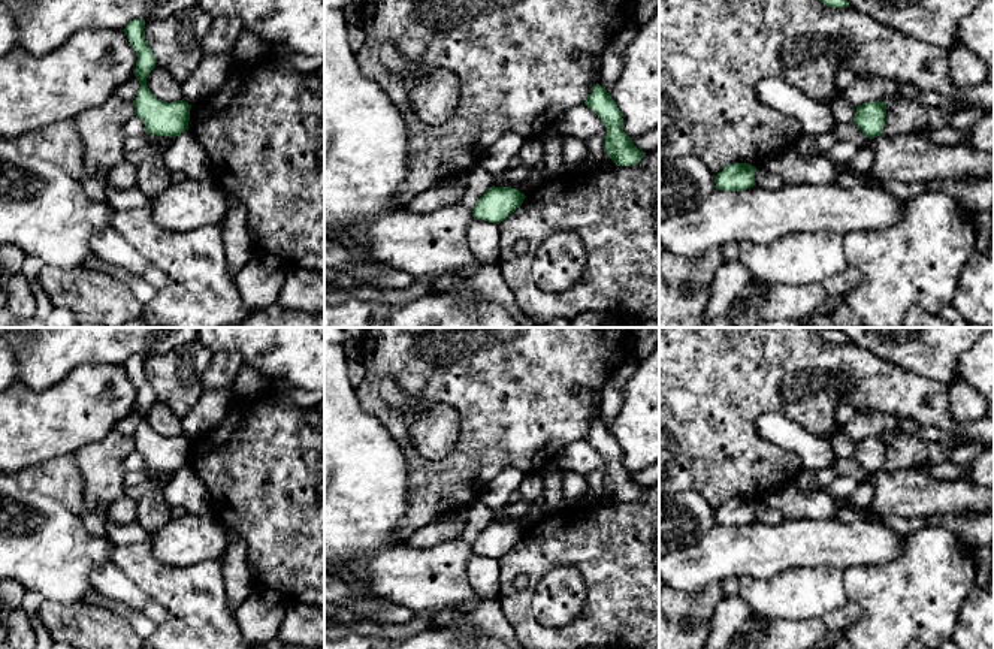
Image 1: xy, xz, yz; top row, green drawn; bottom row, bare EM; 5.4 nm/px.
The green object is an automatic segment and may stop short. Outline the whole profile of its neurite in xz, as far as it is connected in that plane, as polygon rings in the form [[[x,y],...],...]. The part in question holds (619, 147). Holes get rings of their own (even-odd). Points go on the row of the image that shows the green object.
[[[599,84],[592,87],[592,91],[584,102],[584,105],[592,109],[601,121],[605,124],[607,135],[605,135],[605,151],[607,156],[617,164],[617,166],[634,166],[637,164],[644,153],[640,151],[632,138],[629,138],[622,127],[623,118],[616,105],[611,99],[610,93],[607,93]]]

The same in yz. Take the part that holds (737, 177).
[[[734,163],[725,166],[714,175],[716,190],[743,191],[755,185],[756,167],[749,163]]]

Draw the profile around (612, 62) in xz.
[[[632,22],[604,48],[599,67],[599,85],[611,93],[623,70],[623,54],[628,45],[635,39],[638,30]]]

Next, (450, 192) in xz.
[[[468,175],[448,178],[435,187],[414,196],[407,209],[417,214],[430,214],[442,208],[454,206],[463,199],[468,184]]]

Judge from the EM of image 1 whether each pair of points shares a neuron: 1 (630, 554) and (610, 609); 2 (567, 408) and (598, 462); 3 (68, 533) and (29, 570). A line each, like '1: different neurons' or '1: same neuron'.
1: same neuron
2: different neurons
3: same neuron

